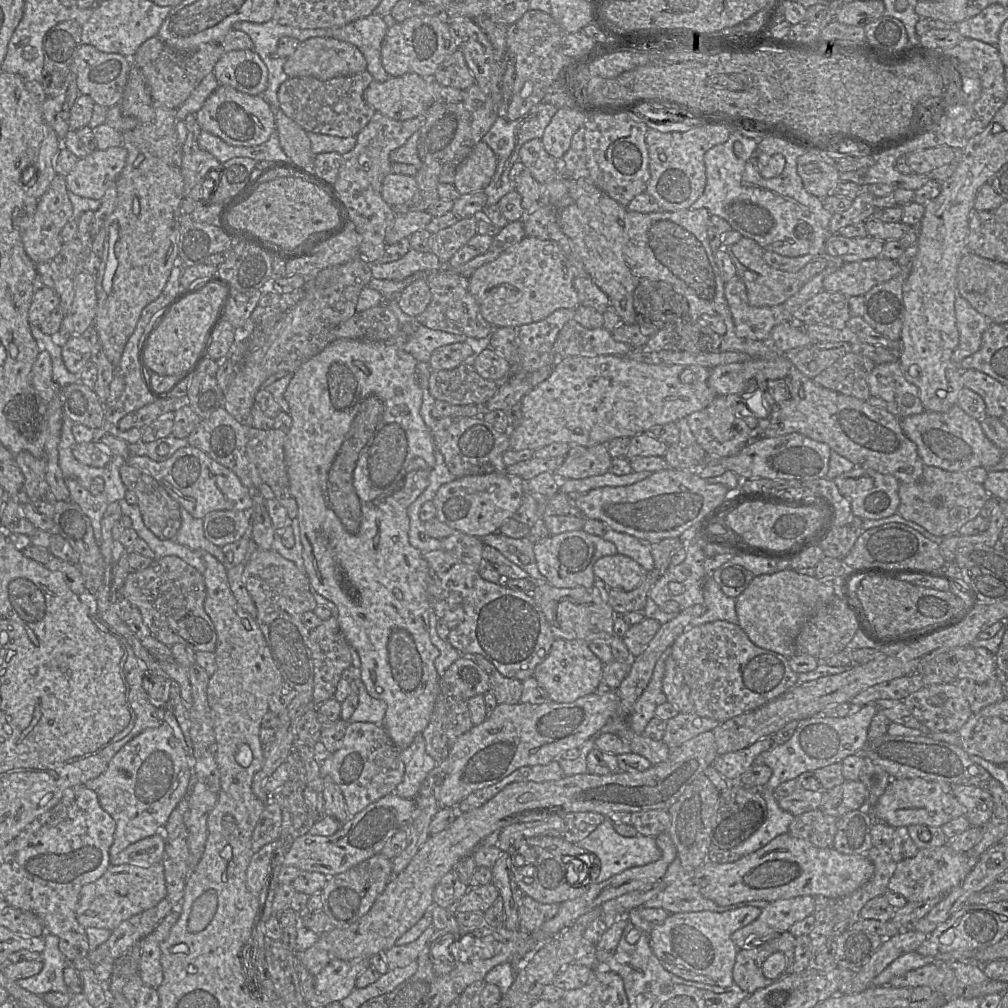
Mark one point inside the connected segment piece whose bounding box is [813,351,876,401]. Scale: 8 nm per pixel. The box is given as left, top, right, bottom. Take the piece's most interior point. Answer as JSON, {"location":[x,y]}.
{"location":[849,374]}

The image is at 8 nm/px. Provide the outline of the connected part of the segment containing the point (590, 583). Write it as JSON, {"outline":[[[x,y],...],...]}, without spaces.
{"outline":[[[583,529],[551,535],[544,541],[534,544],[534,554],[540,573],[548,584],[557,588],[593,587],[596,579],[593,572],[595,562],[603,556],[617,553],[617,548],[612,542],[589,534]]]}

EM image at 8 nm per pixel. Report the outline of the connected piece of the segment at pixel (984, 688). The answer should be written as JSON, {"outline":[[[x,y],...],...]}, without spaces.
{"outline":[[[1000,673],[997,678],[992,678],[985,683],[977,683],[970,679],[963,679],[958,680],[957,685],[962,688],[973,714],[978,713],[990,704],[1006,698],[1002,675]]]}

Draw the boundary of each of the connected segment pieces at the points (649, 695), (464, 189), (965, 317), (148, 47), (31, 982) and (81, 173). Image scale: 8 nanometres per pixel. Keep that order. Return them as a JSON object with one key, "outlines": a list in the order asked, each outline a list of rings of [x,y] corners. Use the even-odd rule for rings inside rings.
{"outlines":[[[[670,650],[659,658],[649,684],[631,709],[629,726],[637,734],[644,734],[648,723],[655,716],[656,708],[667,701],[663,692],[663,678],[669,655]]],[[[480,141],[457,167],[452,182],[461,195],[483,191],[491,182],[496,168],[496,155],[487,144]]],[[[957,293],[955,314],[959,332],[959,344],[954,351],[953,361],[961,361],[981,347],[983,333],[993,324],[990,318],[975,310],[969,302]]],[[[155,36],[138,48],[130,61],[143,73],[152,99],[159,105],[177,110],[201,81],[214,72],[216,63],[225,52],[221,43],[205,43],[193,51],[177,51]]],[[[45,933],[39,941],[39,946],[42,970],[37,975],[17,980],[18,984],[25,990],[40,996],[48,992],[69,992],[70,988],[64,982],[63,971],[70,963],[59,949],[59,938]]],[[[124,145],[90,152],[66,176],[67,189],[80,197],[100,200],[118,178],[127,157]]]]}

